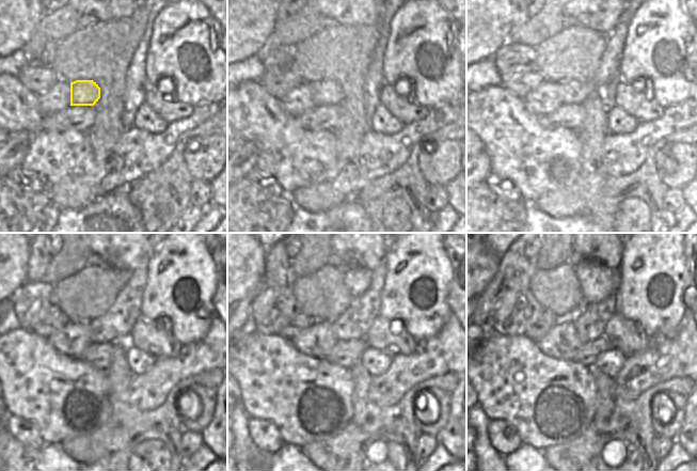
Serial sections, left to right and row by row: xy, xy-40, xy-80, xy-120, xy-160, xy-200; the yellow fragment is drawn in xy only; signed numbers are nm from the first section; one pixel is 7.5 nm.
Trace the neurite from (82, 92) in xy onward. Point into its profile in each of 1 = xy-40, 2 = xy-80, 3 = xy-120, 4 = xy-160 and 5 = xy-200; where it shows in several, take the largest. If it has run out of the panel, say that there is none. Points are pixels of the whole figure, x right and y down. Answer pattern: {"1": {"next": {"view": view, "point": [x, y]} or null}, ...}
{"1": {"next": {"view": "xy-40", "point": [323, 92]}}, "2": {"next": {"view": "xy-80", "point": [574, 91]}}, "3": {"next": {"view": "xy-120", "point": [115, 325]}}, "4": {"next": {"view": "xy-160", "point": [354, 323]}}, "5": {"next": {"view": "xy-200", "point": [590, 322]}}}

